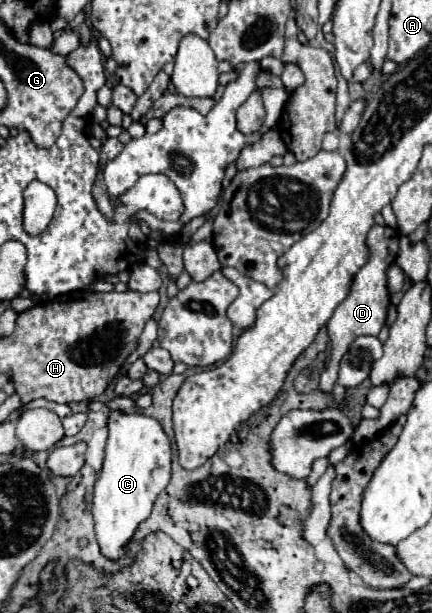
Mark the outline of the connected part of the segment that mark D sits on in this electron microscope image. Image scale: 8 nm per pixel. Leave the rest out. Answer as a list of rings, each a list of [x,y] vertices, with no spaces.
[[[373,225],[371,231],[367,233],[367,249],[369,249],[369,259],[367,263],[353,275],[349,295],[345,301],[335,309],[333,317],[327,321],[327,331],[331,339],[331,359],[321,375],[321,391],[331,391],[335,381],[337,381],[337,369],[339,361],[349,349],[349,345],[361,337],[361,335],[373,335],[377,337],[381,327],[385,325],[387,319],[387,309],[389,309],[389,291],[387,291],[387,267],[395,261],[399,253],[399,233],[387,225]]]

